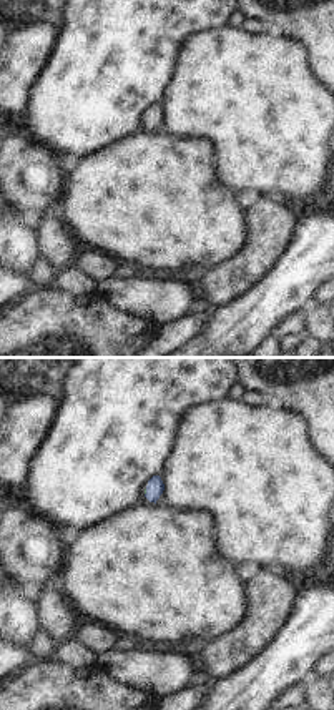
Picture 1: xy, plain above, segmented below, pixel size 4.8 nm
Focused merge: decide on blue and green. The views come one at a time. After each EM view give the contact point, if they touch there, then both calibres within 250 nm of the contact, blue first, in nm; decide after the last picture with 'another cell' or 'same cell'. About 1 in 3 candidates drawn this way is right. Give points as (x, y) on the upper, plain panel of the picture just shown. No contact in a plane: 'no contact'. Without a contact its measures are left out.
meets blue at (147, 120); 90 nm thick on the blue side, 20 nm on the other

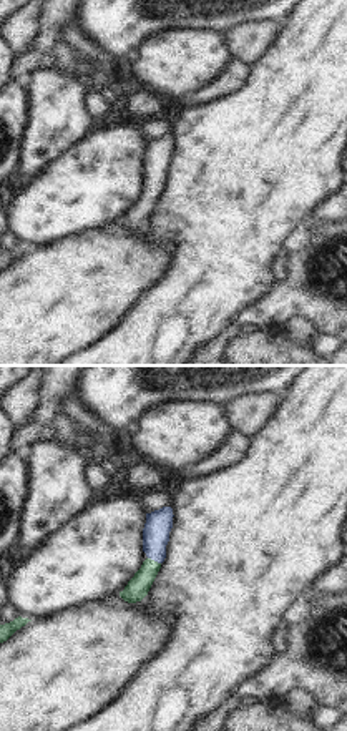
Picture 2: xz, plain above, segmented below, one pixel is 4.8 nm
meets blue at (155, 188); 130 nm thick on the blue side, 110 nm on the other

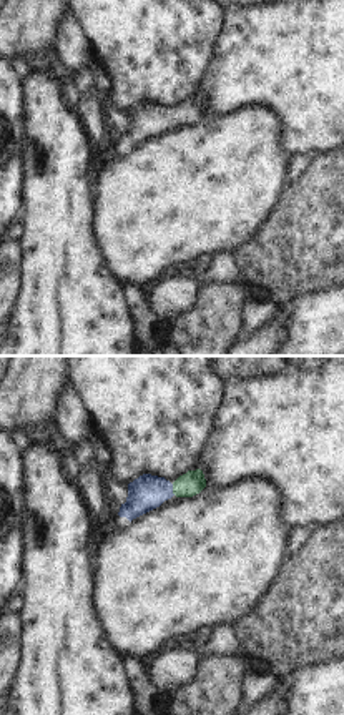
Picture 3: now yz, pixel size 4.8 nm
meets blue at (172, 117); 170 nm thick on the blue side, 120 nm on the other

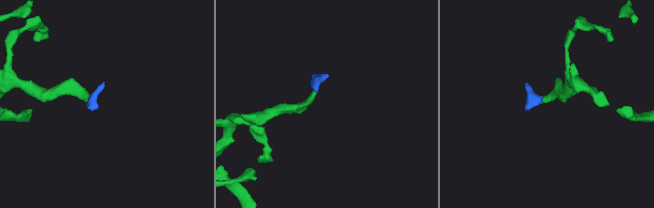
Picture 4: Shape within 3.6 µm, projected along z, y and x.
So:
same cell

